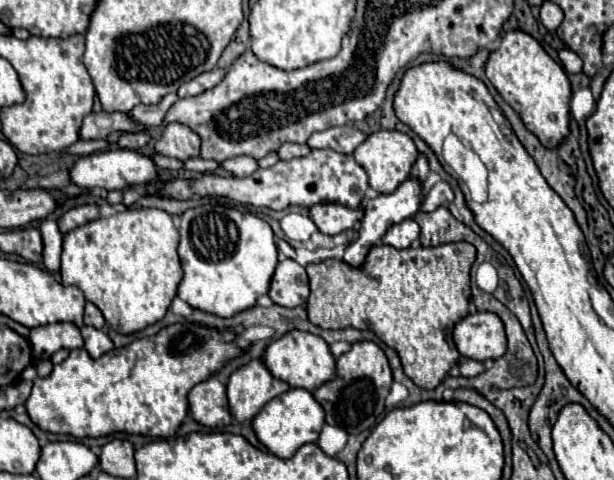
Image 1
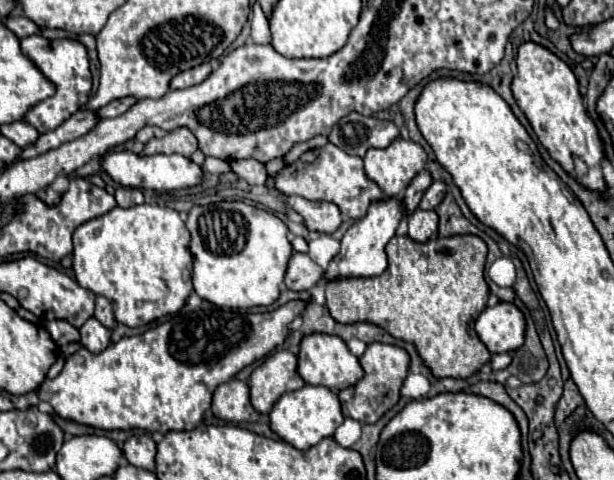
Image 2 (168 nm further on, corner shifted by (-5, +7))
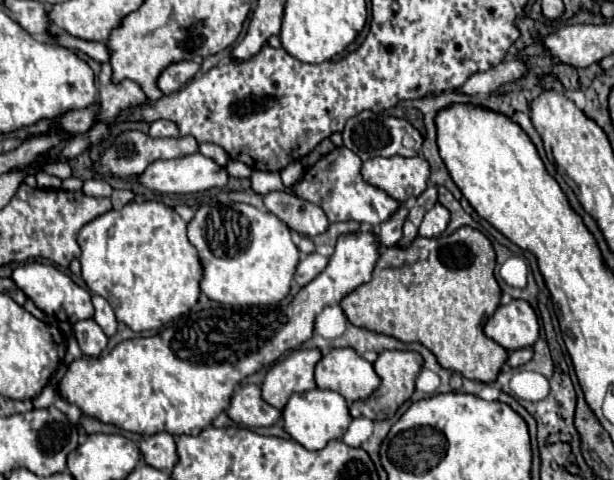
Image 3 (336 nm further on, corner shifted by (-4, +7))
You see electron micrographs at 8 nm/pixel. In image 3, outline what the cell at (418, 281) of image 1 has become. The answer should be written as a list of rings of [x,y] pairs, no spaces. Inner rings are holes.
[[[469,226],[459,228],[451,236],[415,238],[415,242],[401,250],[399,246],[383,248],[373,270],[369,284],[359,286],[355,292],[341,300],[347,320],[359,328],[393,336],[401,342],[421,342],[427,346],[447,370],[459,372],[469,380],[491,384],[497,380],[501,366],[507,362],[507,350],[495,340],[485,336],[483,326],[495,314],[501,302],[501,288],[495,280],[495,250],[489,238]]]

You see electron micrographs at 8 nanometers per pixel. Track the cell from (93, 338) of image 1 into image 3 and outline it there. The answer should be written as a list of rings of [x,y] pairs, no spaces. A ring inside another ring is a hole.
[[[81,320],[73,324],[73,334],[85,356],[99,356],[107,346],[107,336],[95,320]]]

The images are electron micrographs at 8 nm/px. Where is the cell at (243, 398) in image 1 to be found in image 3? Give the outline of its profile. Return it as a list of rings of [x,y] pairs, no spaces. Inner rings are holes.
[[[295,350],[287,358],[279,360],[265,376],[263,382],[263,400],[275,408],[285,408],[287,400],[295,392],[313,390],[315,384],[315,364],[323,358],[321,350]],[[299,378],[299,388],[297,388]]]

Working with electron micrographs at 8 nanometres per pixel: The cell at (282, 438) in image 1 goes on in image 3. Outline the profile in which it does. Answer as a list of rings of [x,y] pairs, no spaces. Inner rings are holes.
[[[313,388],[309,392],[293,394],[283,408],[283,422],[285,422],[285,432],[303,444],[307,450],[323,450],[329,440],[339,440],[343,438],[347,426],[351,424],[351,414],[345,398],[341,394],[331,392],[331,390],[321,390]]]

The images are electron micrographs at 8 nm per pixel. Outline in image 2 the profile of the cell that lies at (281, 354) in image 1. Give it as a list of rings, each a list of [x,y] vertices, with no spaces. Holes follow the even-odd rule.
[[[308,334],[300,342],[298,350],[298,364],[296,364],[298,374],[306,384],[316,384],[316,386],[326,386],[330,390],[340,390],[346,386],[356,384],[362,378],[362,368],[358,364],[358,358],[346,348],[344,340],[334,336],[334,334]]]

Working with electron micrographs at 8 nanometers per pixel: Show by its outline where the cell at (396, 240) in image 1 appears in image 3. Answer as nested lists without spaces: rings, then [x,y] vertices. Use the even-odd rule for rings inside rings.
[[[435,204],[435,208],[431,208],[425,214],[425,218],[421,222],[421,228],[419,228],[419,236],[425,236],[425,238],[439,236],[447,228],[449,220],[451,220],[449,210],[443,204]]]

